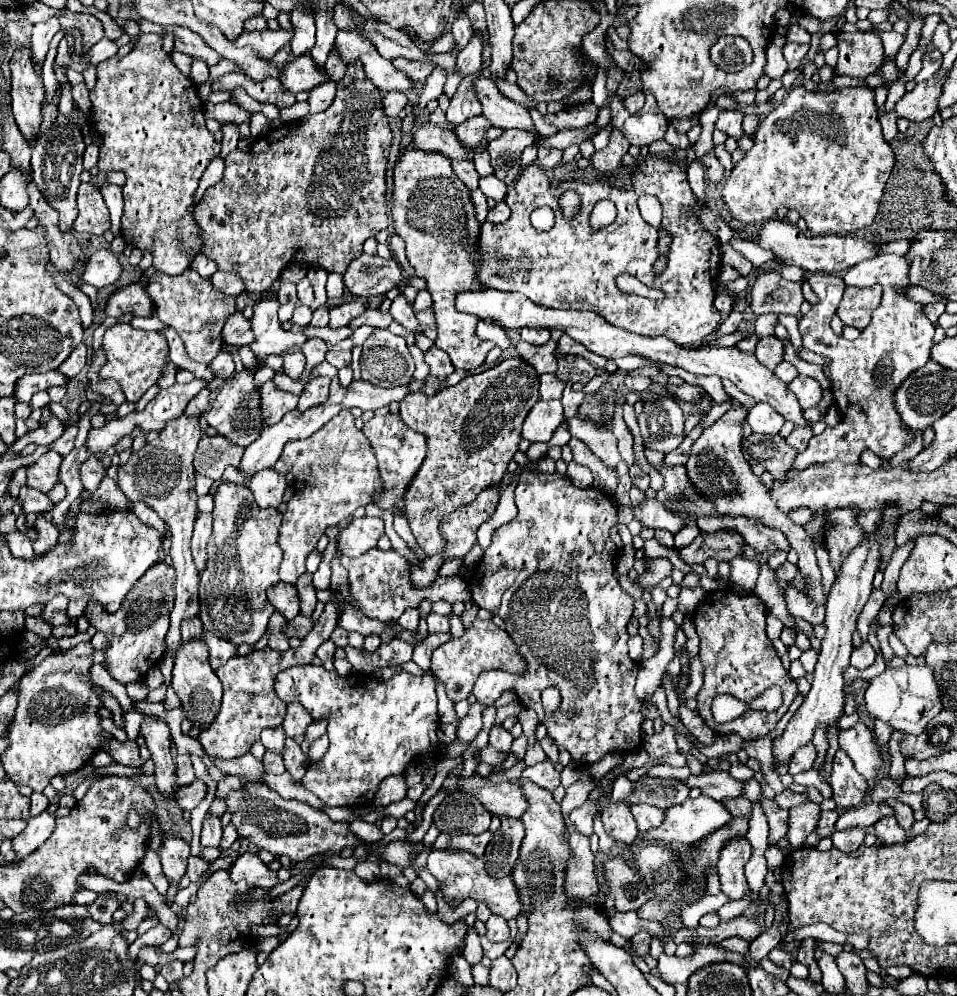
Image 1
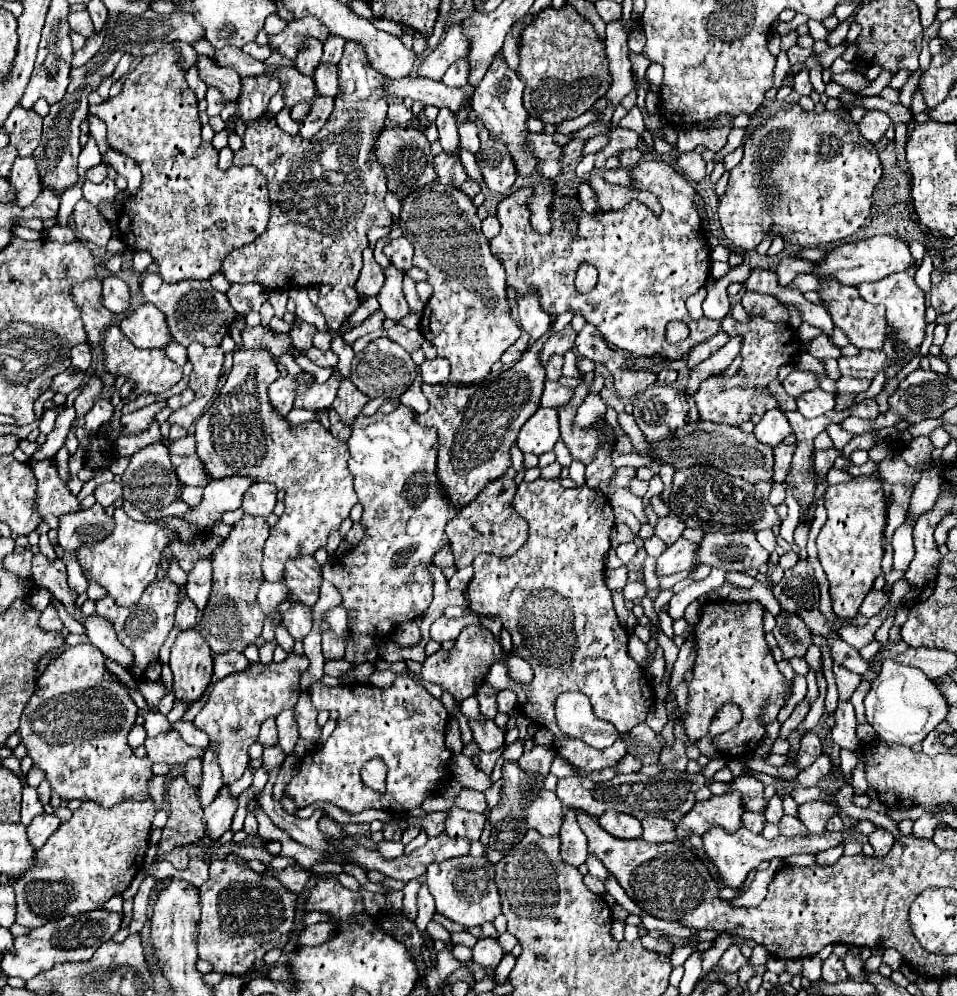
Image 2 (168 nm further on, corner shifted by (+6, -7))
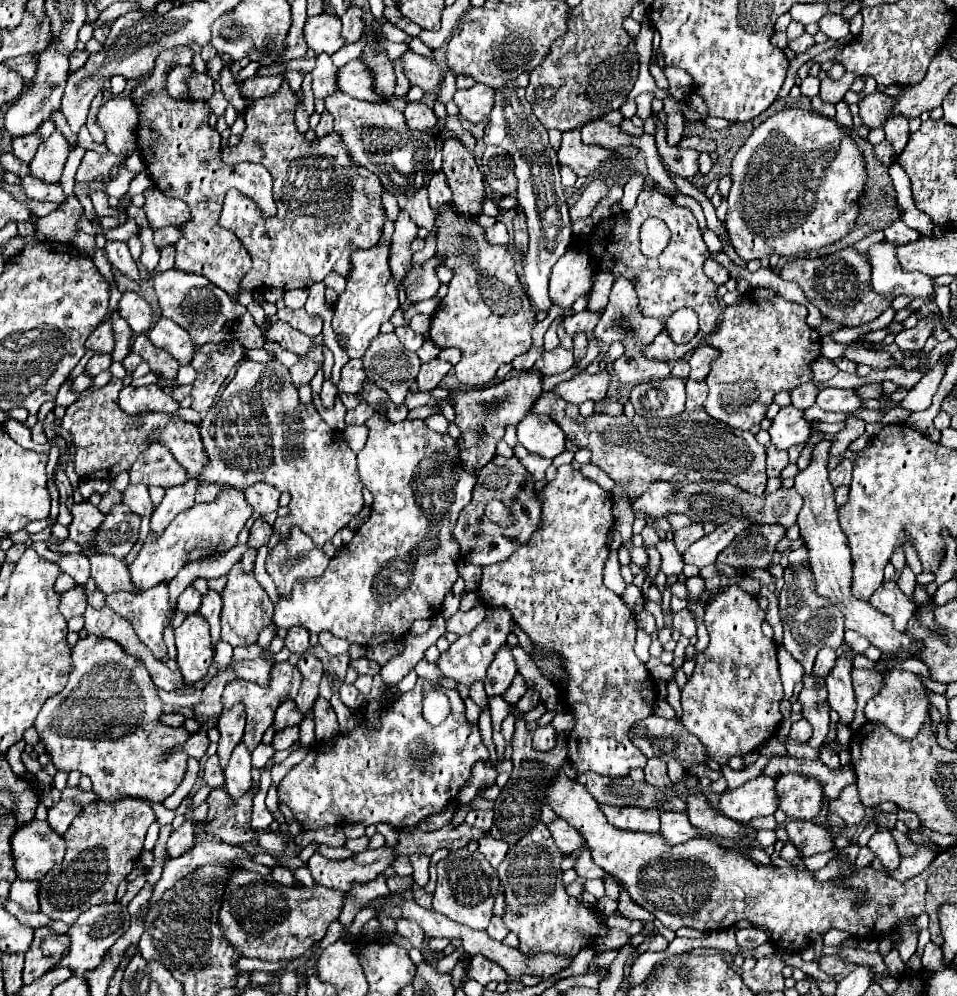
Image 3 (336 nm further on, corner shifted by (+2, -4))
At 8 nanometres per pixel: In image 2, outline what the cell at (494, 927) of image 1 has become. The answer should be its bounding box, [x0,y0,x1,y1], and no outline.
[474,936,504,966]

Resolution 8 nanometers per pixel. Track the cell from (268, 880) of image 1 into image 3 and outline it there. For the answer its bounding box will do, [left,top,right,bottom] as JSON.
[310,823,398,891]

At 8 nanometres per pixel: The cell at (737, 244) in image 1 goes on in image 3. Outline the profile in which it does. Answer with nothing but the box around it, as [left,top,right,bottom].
[868,241,932,295]

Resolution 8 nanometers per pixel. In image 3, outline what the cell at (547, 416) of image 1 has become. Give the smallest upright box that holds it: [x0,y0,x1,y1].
[518,413,566,459]

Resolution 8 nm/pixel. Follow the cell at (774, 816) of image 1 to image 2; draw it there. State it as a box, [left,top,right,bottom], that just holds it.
[778,814,808,836]

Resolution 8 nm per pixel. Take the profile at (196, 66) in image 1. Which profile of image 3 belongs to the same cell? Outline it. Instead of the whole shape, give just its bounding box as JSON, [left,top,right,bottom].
[166,67,192,97]

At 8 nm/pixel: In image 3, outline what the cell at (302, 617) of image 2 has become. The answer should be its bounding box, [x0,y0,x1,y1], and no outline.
[284,627,310,655]

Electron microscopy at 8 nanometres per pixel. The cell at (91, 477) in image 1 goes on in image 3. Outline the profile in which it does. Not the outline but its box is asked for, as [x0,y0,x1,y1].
[122,485,154,517]

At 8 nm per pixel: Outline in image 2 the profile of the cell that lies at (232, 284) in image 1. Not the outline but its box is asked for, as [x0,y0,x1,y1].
[226,284,268,314]

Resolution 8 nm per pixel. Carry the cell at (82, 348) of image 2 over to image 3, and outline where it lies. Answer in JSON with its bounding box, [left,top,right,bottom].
[86,323,114,353]

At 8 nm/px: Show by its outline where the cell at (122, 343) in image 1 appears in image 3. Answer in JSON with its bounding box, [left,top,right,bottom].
[132,335,180,381]

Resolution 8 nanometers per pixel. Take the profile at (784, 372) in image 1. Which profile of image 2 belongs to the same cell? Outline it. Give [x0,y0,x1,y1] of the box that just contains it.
[782,370,818,398]

